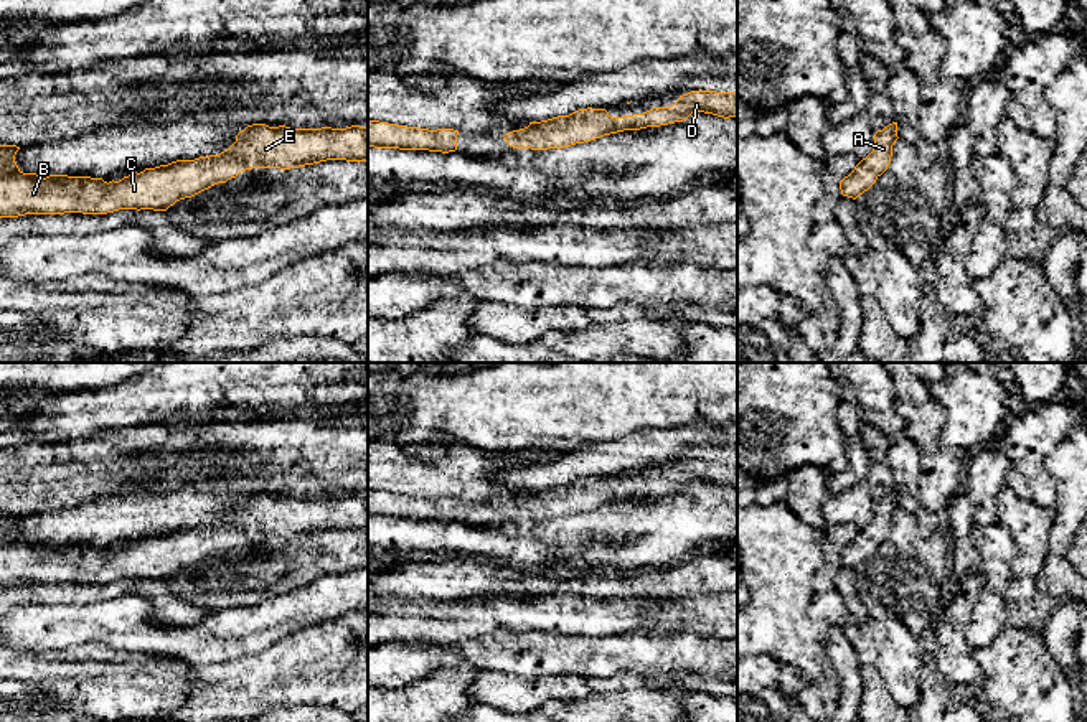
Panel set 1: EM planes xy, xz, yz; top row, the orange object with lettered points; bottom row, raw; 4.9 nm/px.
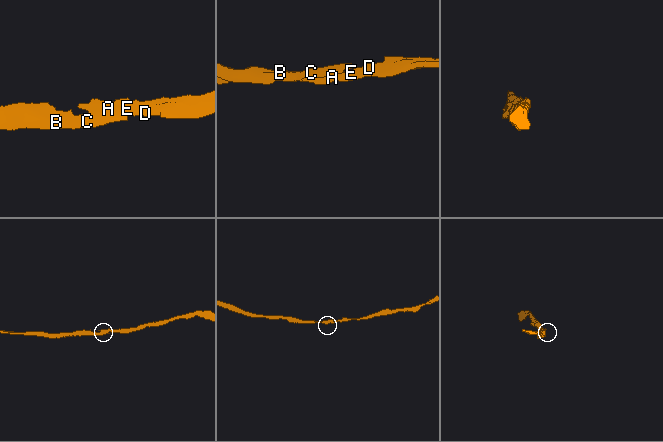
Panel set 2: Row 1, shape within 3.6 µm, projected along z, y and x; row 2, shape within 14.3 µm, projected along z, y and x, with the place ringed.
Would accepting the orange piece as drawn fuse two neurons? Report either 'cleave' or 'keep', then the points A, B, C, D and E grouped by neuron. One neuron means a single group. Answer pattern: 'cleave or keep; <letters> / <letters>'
keep; A B C D E

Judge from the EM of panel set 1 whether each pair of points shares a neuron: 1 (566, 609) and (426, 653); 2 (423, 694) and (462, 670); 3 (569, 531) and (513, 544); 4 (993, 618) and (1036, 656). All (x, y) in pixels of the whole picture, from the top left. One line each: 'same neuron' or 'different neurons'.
1: different neurons
2: same neuron
3: different neurons
4: different neurons

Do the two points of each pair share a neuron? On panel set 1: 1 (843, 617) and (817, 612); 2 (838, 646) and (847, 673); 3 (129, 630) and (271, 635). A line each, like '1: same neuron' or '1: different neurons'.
1: same neuron
2: same neuron
3: same neuron

